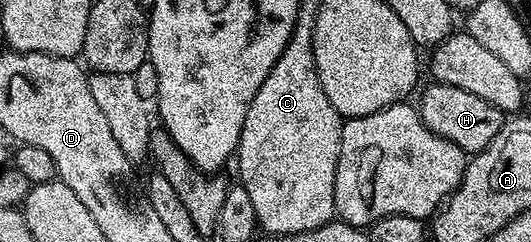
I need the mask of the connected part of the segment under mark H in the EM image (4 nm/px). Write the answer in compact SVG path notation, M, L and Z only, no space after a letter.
M447 82L430 84L422 94L422 103L417 103L416 109L422 116L422 123L431 132L447 138L470 156L492 144L504 121L502 111L497 110L491 102L480 100L480 96L472 96L472 92L464 92L464 88L456 88Z

